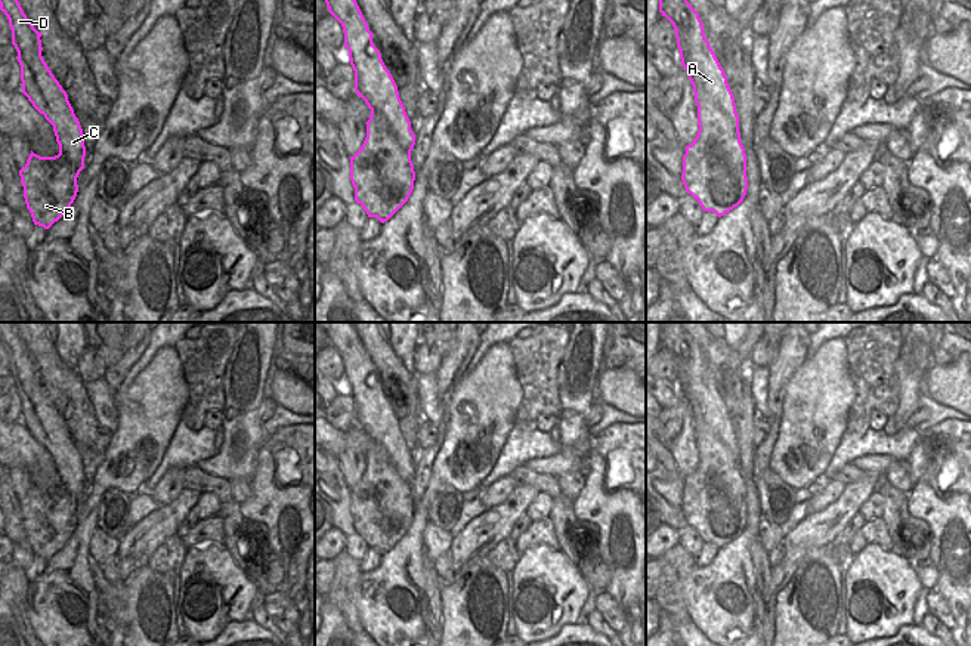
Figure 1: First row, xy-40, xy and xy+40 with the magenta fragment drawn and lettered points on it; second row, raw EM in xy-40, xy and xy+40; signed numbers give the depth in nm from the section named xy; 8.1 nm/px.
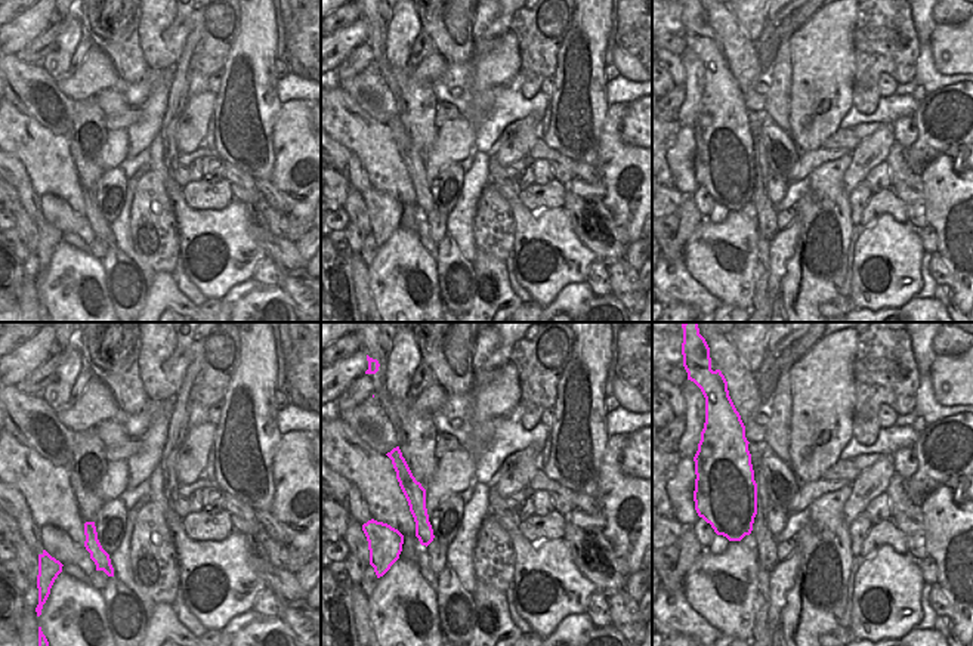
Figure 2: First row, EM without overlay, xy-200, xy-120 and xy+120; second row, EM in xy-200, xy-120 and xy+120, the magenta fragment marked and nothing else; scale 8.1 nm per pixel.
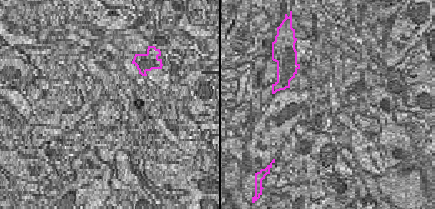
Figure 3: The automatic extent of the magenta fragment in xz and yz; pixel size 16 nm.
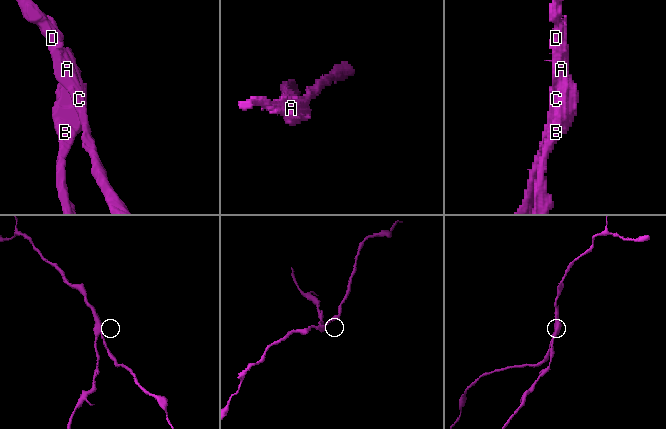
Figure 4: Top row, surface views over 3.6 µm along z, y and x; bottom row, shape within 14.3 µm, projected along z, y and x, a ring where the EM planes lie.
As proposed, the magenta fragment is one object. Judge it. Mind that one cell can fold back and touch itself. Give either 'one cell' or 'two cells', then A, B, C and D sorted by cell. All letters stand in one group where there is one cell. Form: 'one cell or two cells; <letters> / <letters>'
two cells; A B D / C

